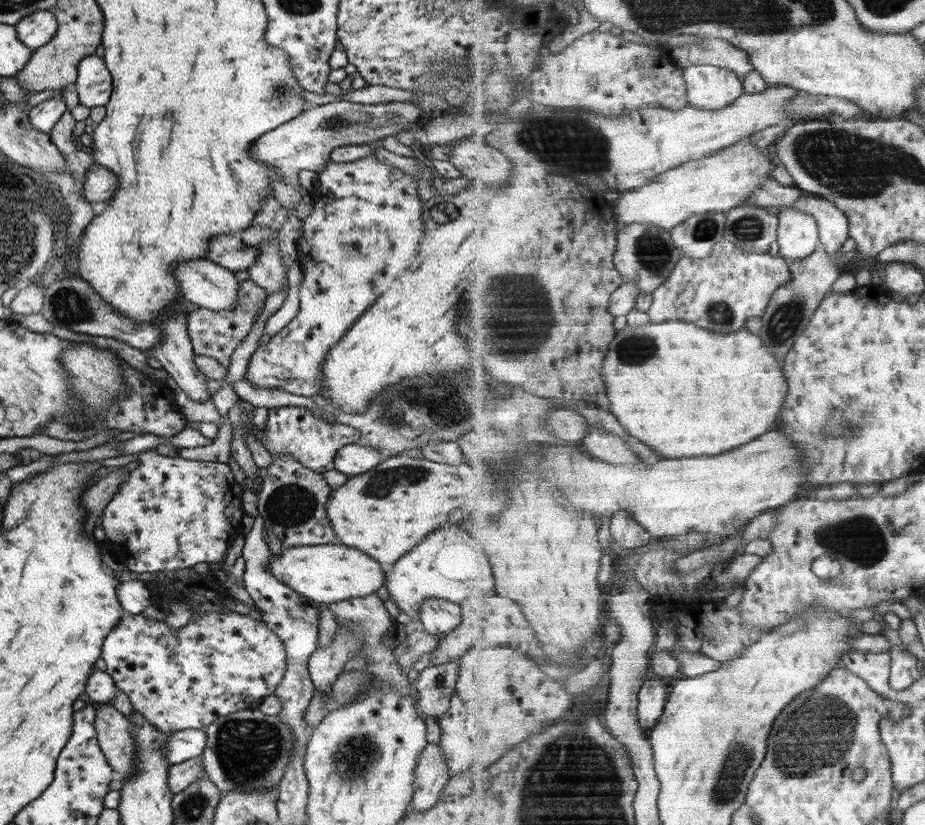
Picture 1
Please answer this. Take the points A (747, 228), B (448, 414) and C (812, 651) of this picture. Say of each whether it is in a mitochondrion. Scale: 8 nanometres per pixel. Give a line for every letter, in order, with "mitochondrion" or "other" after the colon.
A: mitochondrion
B: mitochondrion
C: other

